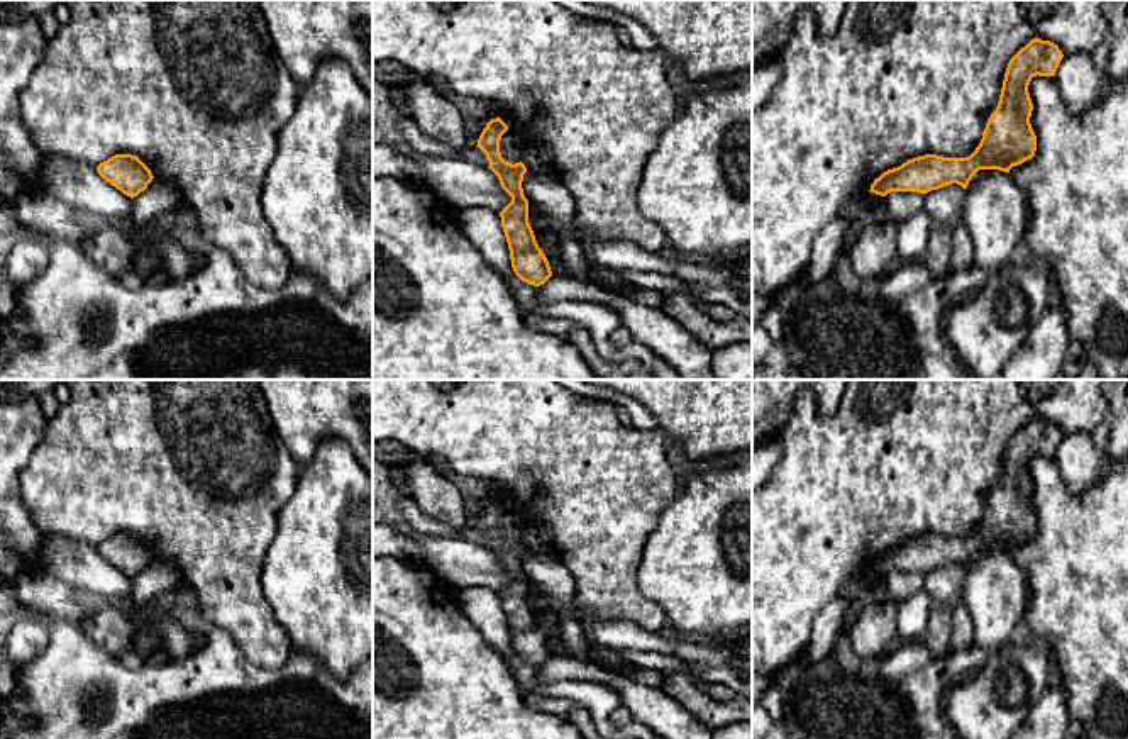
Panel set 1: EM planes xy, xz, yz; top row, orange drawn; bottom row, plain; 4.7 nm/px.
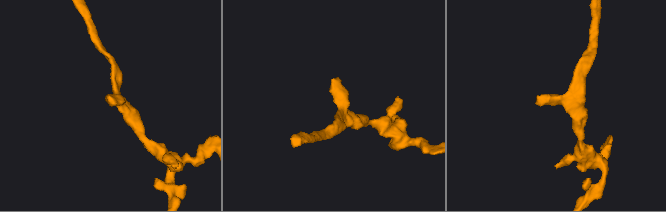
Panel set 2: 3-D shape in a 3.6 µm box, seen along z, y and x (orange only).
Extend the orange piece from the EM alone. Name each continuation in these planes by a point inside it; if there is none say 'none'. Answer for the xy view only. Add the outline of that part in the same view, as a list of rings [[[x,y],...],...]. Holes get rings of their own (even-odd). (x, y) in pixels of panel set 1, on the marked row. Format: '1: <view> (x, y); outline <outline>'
none

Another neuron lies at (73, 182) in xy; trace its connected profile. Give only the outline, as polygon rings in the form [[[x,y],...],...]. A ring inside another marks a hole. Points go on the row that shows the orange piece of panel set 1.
[[[47,154],[39,169],[39,188],[98,222],[130,217],[132,200],[105,181],[95,166],[66,156]]]

